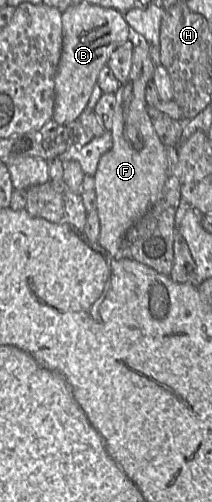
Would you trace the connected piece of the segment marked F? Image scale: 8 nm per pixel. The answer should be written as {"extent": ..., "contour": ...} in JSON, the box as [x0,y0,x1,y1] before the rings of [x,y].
{"extent":[94,47,168,256],"contour":[[[134,47],[129,77],[115,93],[112,146],[101,156],[94,174],[98,243],[112,256],[118,253],[130,227],[155,204],[168,178],[167,151],[154,129],[146,103],[146,87],[153,79],[155,68],[149,48]]]}

